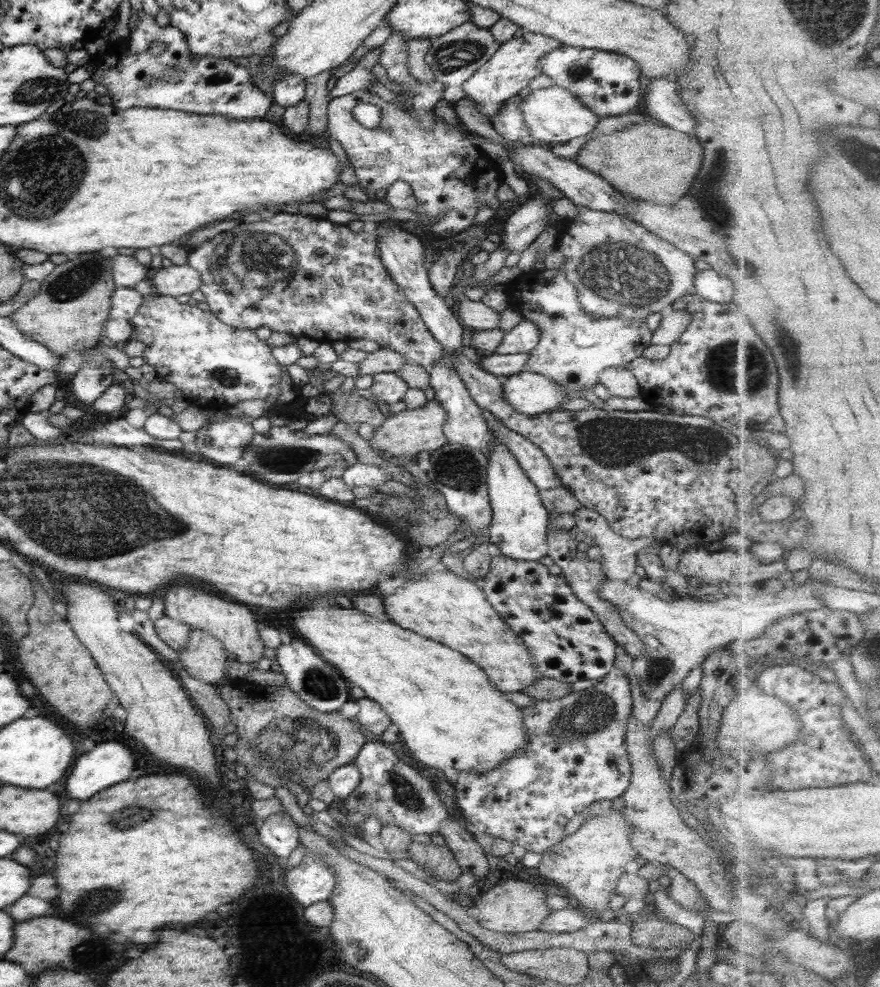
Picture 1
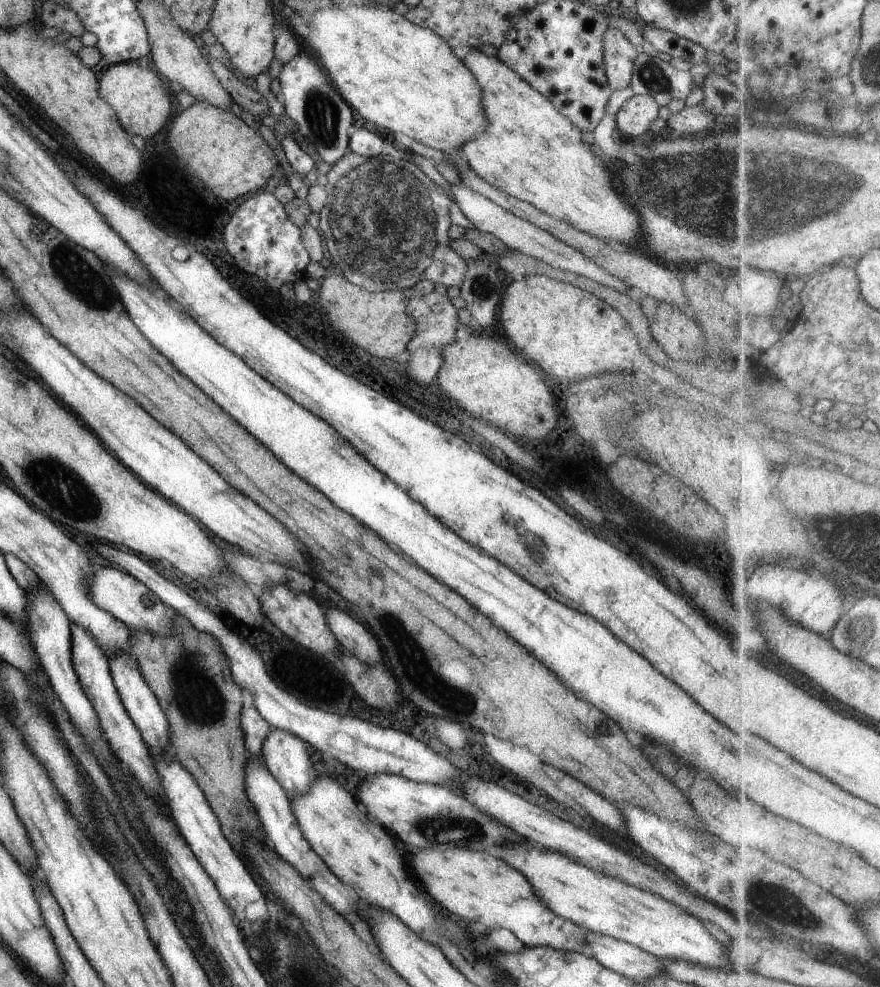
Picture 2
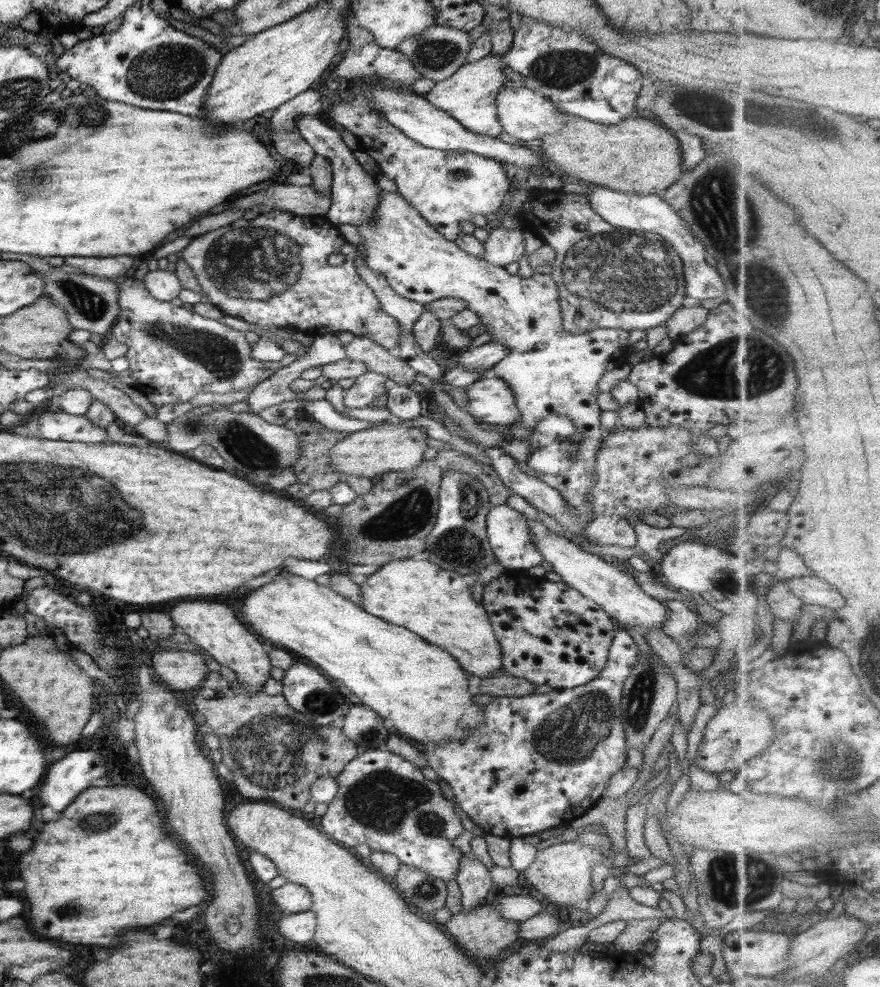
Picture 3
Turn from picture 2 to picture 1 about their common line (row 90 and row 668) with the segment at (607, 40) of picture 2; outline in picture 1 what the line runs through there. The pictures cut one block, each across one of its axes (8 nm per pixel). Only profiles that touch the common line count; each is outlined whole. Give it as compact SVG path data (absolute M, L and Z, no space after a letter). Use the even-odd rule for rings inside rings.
M614 665L611 671L603 676L598 684L588 687L584 691L572 691L567 696L559 697L555 700L537 701L530 707L521 708L523 714L523 724L527 734L527 745L525 749L506 760L502 760L502 765L498 765L493 771L484 774L475 774L473 772L460 771L459 782L452 783L455 788L457 805L462 810L462 816L474 830L480 830L490 836L501 838L506 842L518 844L528 852L537 852L538 854L546 852L549 848L558 844L564 837L564 824L576 814L580 814L587 806L596 800L612 800L618 798L628 787L631 781L631 764L625 745L625 734L627 718L632 714L632 697L630 696L630 681L620 669L615 669Z

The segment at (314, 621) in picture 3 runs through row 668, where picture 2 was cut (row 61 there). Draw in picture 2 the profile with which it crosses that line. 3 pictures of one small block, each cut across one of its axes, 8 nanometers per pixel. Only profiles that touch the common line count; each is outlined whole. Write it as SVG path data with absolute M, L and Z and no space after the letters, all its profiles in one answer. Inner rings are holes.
M337 6L312 16L310 53L325 70L332 86L368 122L386 128L389 134L407 134L416 142L436 150L461 151L471 139L486 131L483 92L476 77L456 57L450 45L429 28L411 23L403 14L368 6Z

